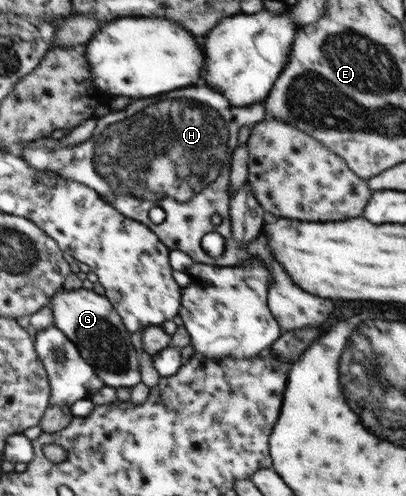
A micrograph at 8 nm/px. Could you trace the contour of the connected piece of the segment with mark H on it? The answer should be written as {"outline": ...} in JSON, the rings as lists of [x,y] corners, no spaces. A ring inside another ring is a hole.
{"outline":[[[199,84],[146,100],[133,100],[123,110],[111,110],[98,118],[92,137],[82,144],[78,143],[78,146],[50,148],[33,144],[32,147],[24,147],[19,154],[30,164],[30,168],[50,174],[50,178],[60,176],[89,186],[90,190],[109,200],[120,214],[145,224],[155,232],[170,251],[185,252],[195,262],[240,266],[247,265],[251,260],[261,260],[273,277],[268,287],[267,303],[276,322],[286,330],[310,324],[316,326],[332,314],[332,300],[308,294],[292,282],[282,264],[270,252],[264,231],[260,231],[250,243],[240,243],[232,235],[230,227],[229,174],[234,149],[239,145],[238,132],[242,126],[253,126],[265,118],[264,102],[232,106],[224,94],[206,84]],[[153,206],[165,212],[165,219],[160,224],[155,224],[148,217]],[[208,232],[217,232],[224,237],[225,250],[219,258],[210,258],[202,249],[202,238]]]}

